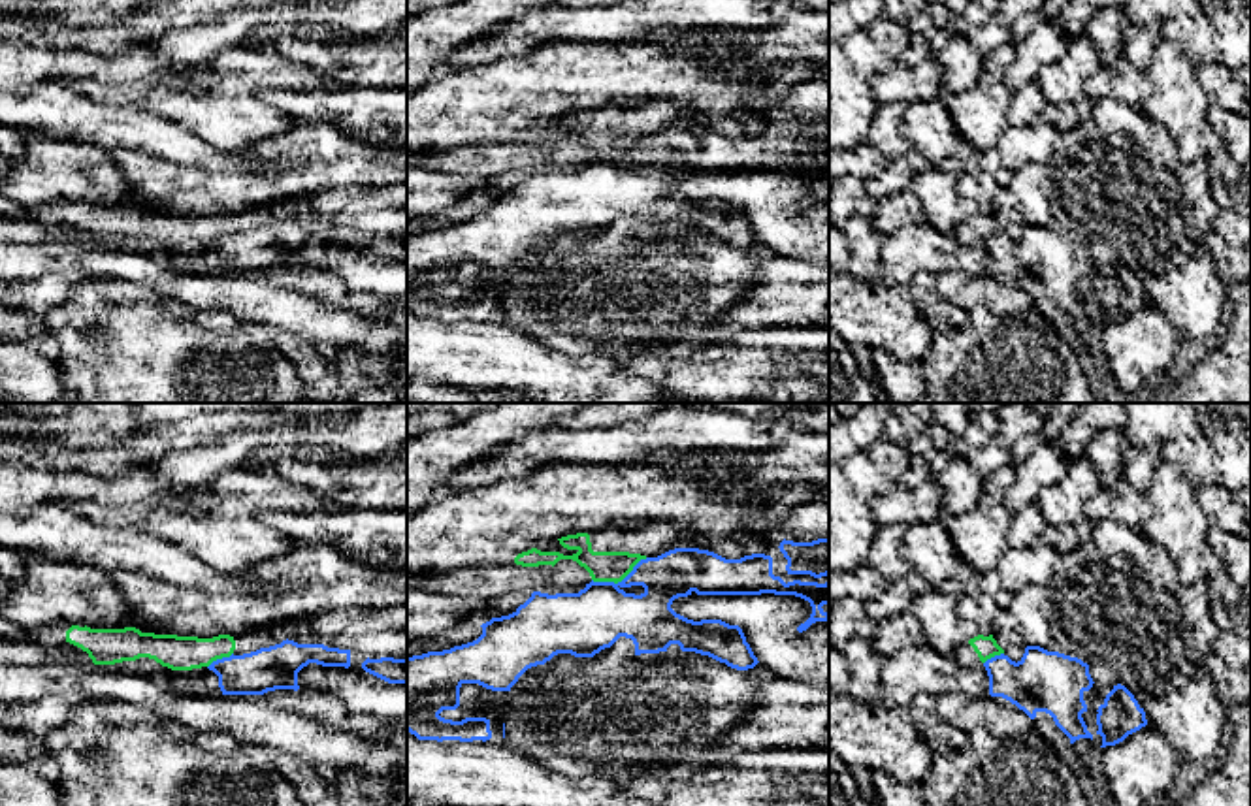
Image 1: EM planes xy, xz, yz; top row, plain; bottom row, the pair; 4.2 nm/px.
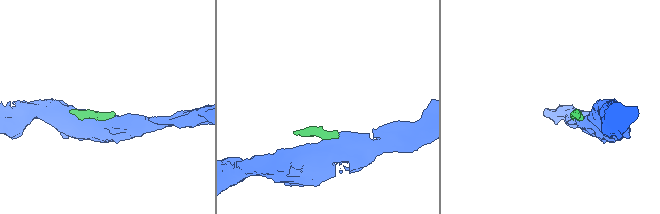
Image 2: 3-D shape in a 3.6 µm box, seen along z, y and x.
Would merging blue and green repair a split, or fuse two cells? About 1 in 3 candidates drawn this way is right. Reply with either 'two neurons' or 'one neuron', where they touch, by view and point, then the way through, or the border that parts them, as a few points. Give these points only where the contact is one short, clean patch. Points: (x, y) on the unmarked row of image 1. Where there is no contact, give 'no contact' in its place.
two neurons | xz (618, 161) | along xz (647, 136), (617, 161), (592, 159)

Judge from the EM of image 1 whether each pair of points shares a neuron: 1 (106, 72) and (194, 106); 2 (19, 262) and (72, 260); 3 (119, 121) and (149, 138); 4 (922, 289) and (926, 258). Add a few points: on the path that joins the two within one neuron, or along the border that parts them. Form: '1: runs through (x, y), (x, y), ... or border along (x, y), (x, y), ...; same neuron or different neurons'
1: border along (87, 78), (98, 81), (164, 81), (174, 87); different neurons
2: runs through (32, 262), (59, 262); same neuron
3: runs through (127, 128), (142, 130); same neuron
4: border along (933, 274), (920, 274), (910, 285); different neurons

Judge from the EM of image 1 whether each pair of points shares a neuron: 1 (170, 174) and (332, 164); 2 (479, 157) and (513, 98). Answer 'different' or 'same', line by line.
1: same
2: different

